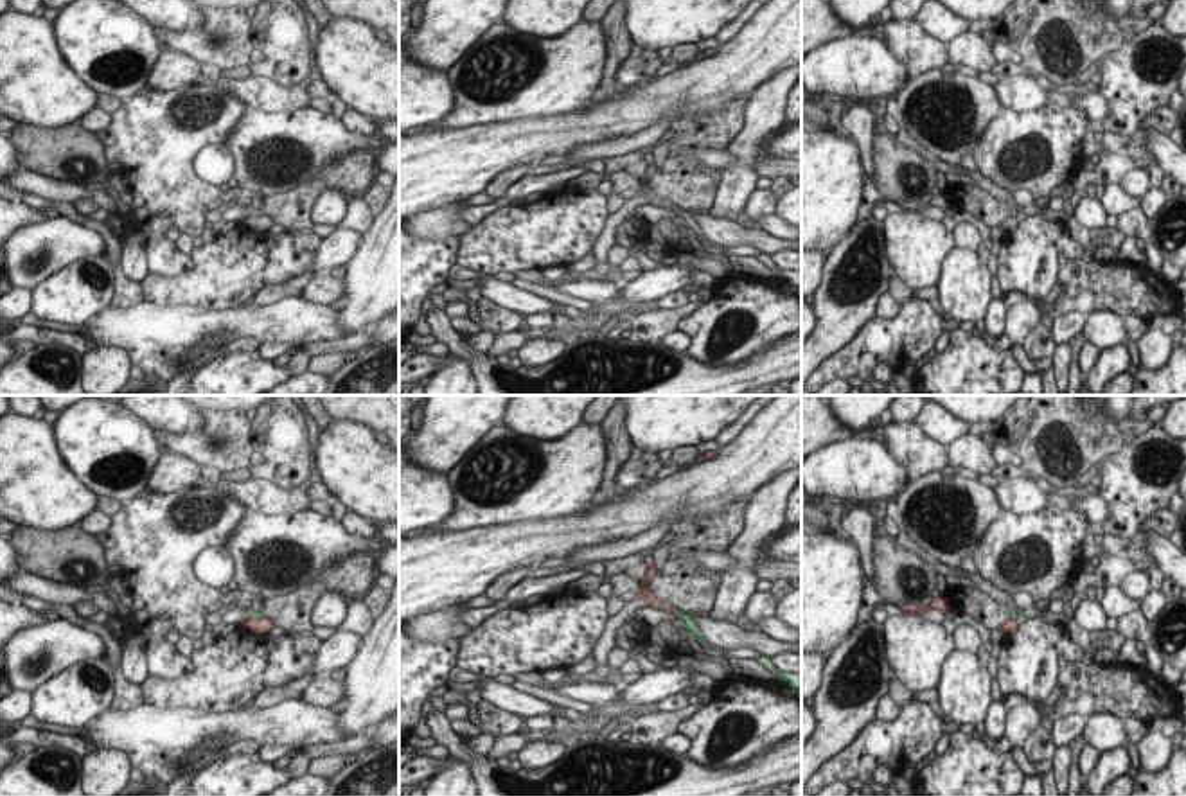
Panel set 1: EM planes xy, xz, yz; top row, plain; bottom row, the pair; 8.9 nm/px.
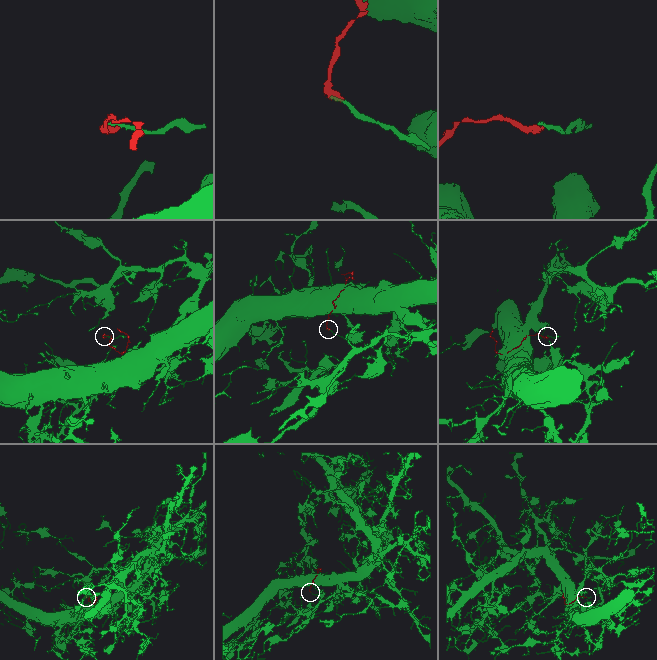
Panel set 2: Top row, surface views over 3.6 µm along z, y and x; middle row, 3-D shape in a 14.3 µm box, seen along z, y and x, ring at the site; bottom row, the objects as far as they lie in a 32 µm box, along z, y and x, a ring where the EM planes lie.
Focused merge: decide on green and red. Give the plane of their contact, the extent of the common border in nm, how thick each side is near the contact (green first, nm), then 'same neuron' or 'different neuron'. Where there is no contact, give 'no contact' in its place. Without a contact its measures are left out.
meets green in xy; contact 130 nm long; 70 nm thick on the green side, 130 nm on the other; same neuron

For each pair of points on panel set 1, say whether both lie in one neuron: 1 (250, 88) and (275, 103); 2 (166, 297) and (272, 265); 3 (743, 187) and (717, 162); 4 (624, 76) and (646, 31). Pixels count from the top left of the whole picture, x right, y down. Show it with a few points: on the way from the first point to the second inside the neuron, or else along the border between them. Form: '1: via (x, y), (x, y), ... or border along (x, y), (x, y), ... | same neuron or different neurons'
1: via (256, 92), (270, 97) | same neuron
2: via (193, 288), (212, 284), (236, 265), (245, 265) | same neuron
3: border along (725, 148), (732, 160), (721, 175) | different neurons
4: border along (633, 44), (656, 51) | different neurons

